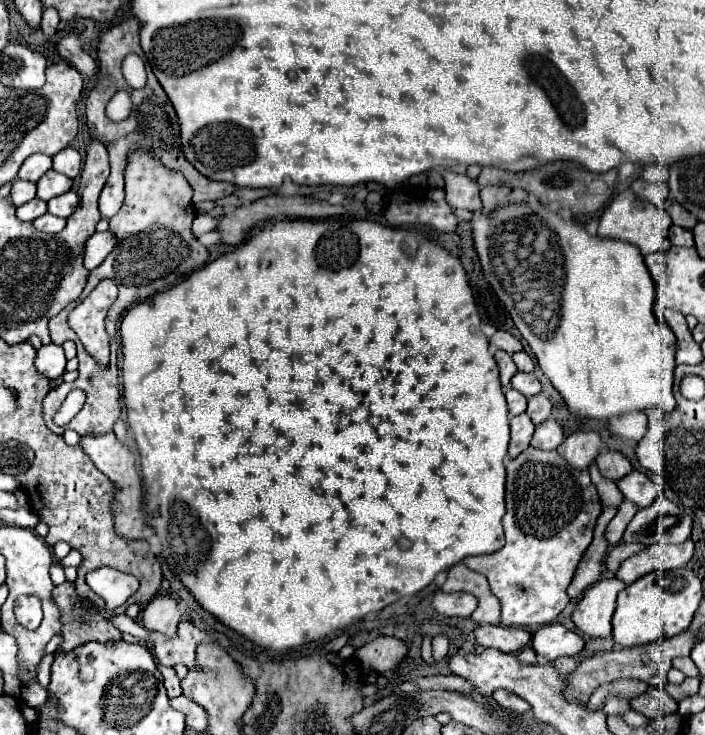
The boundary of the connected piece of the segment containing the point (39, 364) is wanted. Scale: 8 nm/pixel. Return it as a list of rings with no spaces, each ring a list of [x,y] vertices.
[[[42,345],[38,349],[38,357],[36,357],[36,369],[48,377],[50,381],[56,381],[64,375],[66,371],[66,357],[60,345]]]

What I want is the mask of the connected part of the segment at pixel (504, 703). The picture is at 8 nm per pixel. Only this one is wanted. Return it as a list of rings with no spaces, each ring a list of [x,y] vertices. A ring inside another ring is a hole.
[[[504,689],[502,691],[494,691],[492,697],[500,706],[515,714],[524,714],[526,711],[530,711],[530,705],[524,699],[520,699],[514,693],[508,693]]]

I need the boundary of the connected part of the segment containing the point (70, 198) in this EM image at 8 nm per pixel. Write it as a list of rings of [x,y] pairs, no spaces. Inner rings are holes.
[[[68,191],[68,193],[58,195],[48,201],[48,213],[56,215],[56,217],[64,217],[64,219],[70,217],[76,207],[78,207],[78,195],[74,191]]]

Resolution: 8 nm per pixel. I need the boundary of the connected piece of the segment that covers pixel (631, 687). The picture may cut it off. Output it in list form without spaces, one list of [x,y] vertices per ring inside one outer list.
[[[620,679],[620,681],[614,681],[614,683],[606,683],[606,685],[602,685],[602,687],[596,691],[596,695],[592,697],[590,703],[592,703],[592,707],[598,709],[598,707],[602,705],[604,697],[610,695],[610,693],[614,693],[614,695],[624,697],[624,699],[630,701],[630,699],[642,695],[646,689],[648,689],[648,685],[642,683],[642,681],[636,681],[636,679]]]

